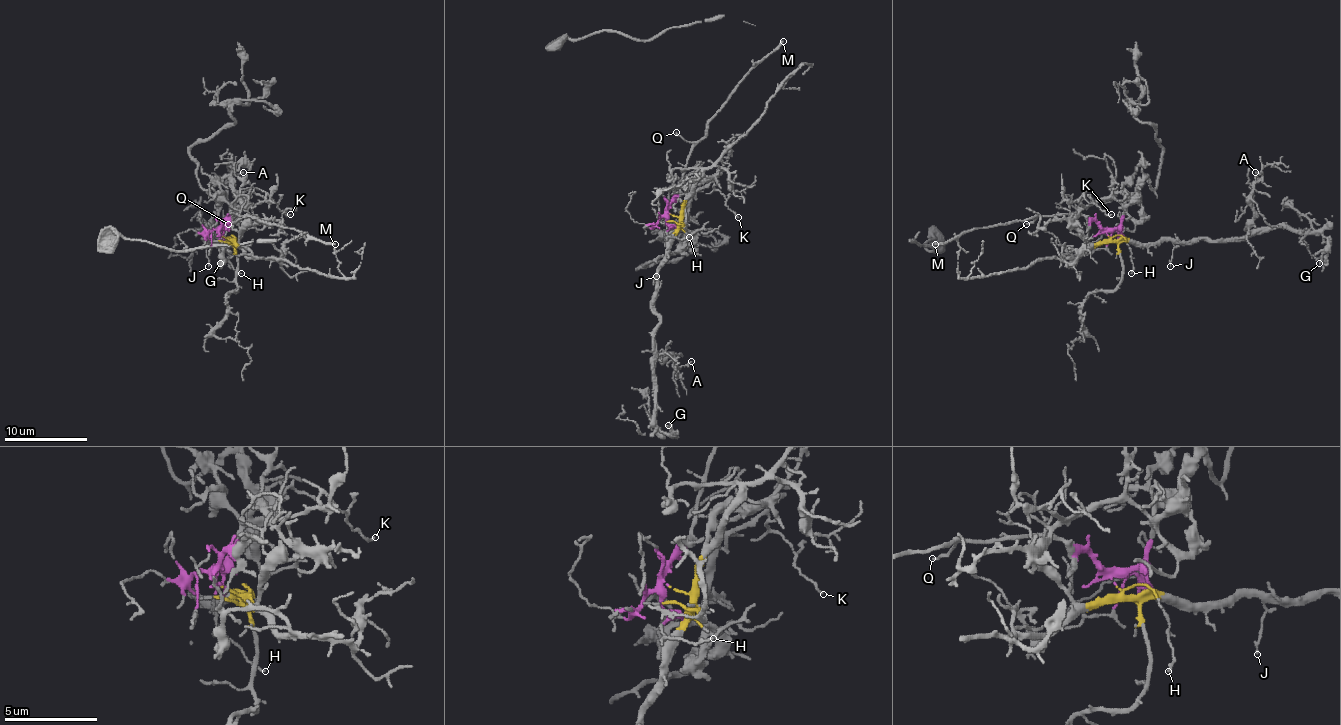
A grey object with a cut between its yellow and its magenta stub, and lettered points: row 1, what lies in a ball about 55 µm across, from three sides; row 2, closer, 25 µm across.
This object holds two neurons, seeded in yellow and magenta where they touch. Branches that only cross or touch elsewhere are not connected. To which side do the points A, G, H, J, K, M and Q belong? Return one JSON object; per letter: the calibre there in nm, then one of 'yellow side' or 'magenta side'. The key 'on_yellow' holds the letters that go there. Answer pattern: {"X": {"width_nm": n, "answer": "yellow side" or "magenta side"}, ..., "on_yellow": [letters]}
{"A": {"width_nm": 140, "answer": "yellow side"}, "G": {"width_nm": 90, "answer": "yellow side"}, "H": {"width_nm": 120, "answer": "magenta side"}, "J": {"width_nm": 110, "answer": "yellow side"}, "K": {"width_nm": 110, "answer": "magenta side"}, "M": {"width_nm": 220, "answer": "magenta side"}, "Q": {"width_nm": 110, "answer": "magenta side"}, "on_yellow": ["A", "G", "J"]}

